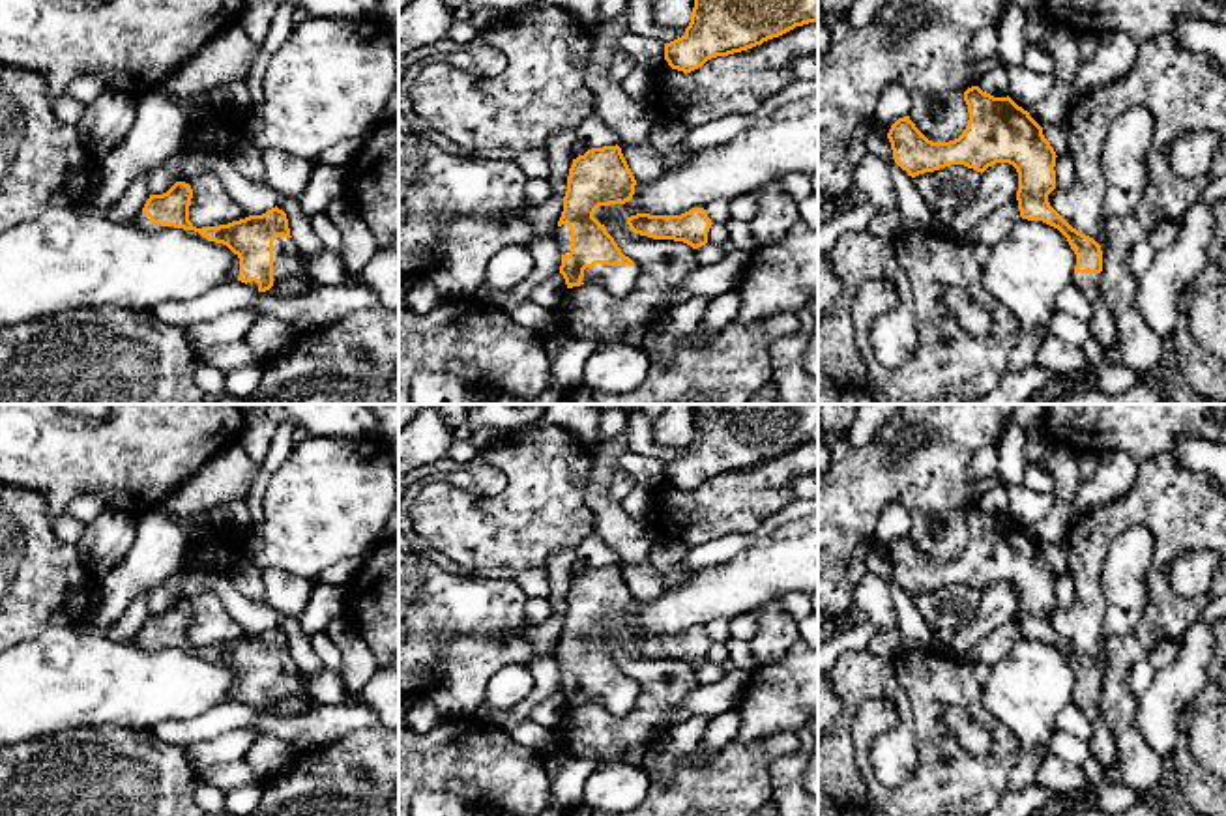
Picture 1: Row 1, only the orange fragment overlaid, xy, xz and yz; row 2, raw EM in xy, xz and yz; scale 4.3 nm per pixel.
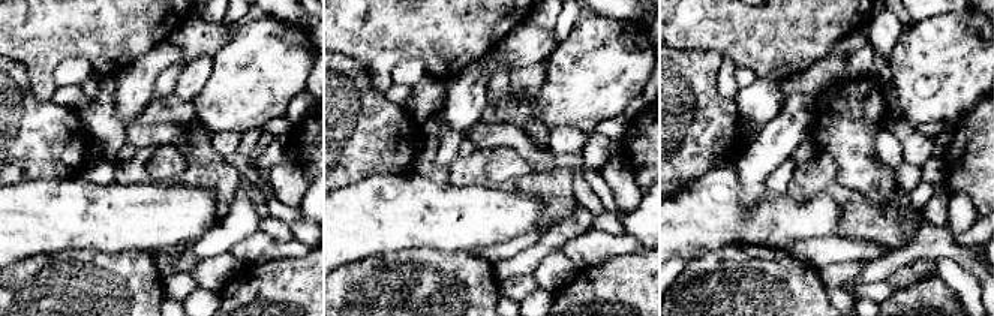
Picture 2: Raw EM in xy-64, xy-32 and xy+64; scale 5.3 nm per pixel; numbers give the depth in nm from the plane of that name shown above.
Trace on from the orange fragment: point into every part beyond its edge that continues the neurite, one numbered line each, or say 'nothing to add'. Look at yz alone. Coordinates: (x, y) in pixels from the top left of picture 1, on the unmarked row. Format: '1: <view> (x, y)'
1: yz (1103, 747)

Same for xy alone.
1: xy (291, 697)

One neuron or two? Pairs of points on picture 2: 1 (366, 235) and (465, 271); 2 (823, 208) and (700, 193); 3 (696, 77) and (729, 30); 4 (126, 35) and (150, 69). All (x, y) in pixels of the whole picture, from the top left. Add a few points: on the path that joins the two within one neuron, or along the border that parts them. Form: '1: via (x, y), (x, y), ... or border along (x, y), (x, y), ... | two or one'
1: border along (441, 250), (407, 247), (372, 258) | two
2: via (793, 219), (778, 219), (772, 223), (730, 223) | one
3: border along (678, 50), (714, 50), (723, 59) | two
4: border along (168, 36), (150, 47), (114, 77) | two

